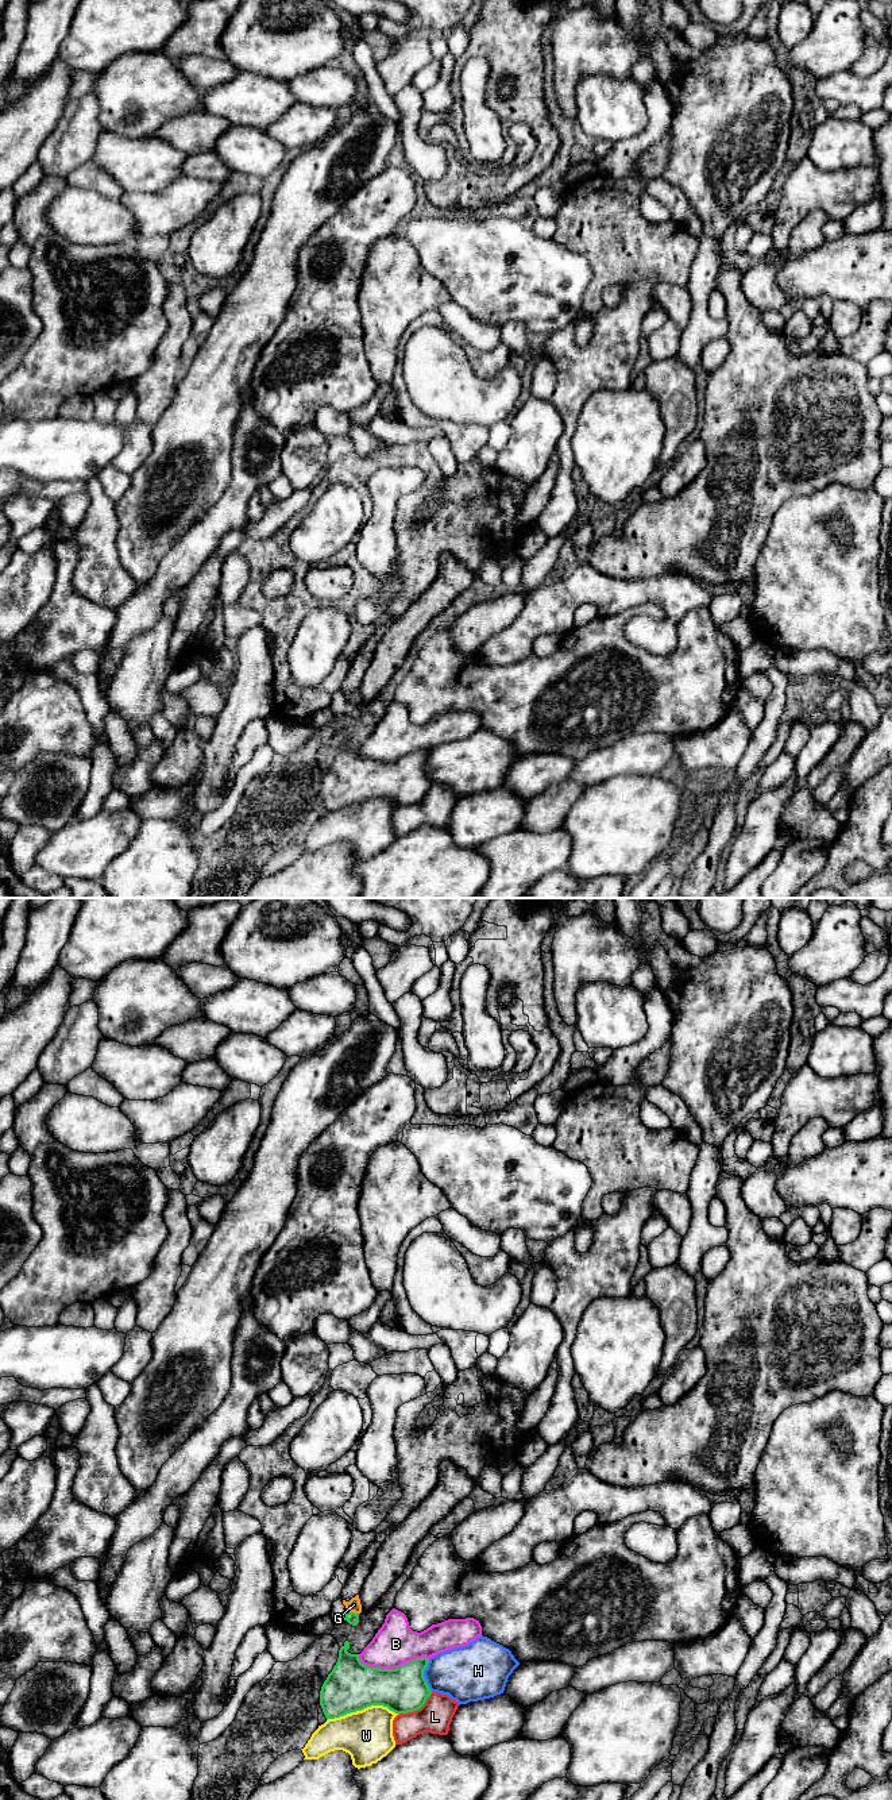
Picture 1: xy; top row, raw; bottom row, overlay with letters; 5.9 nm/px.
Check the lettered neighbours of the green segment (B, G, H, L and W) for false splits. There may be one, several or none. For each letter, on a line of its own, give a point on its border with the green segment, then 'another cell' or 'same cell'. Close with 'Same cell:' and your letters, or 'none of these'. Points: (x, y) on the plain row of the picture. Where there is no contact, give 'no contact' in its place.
B: contact xy (392, 762); another cell
G: contact xy (352, 705); another cell
H: contact xy (423, 767); another cell
L: contact xy (416, 802); another cell
W: contact xy (362, 801); another cell
Same cell: none of these

